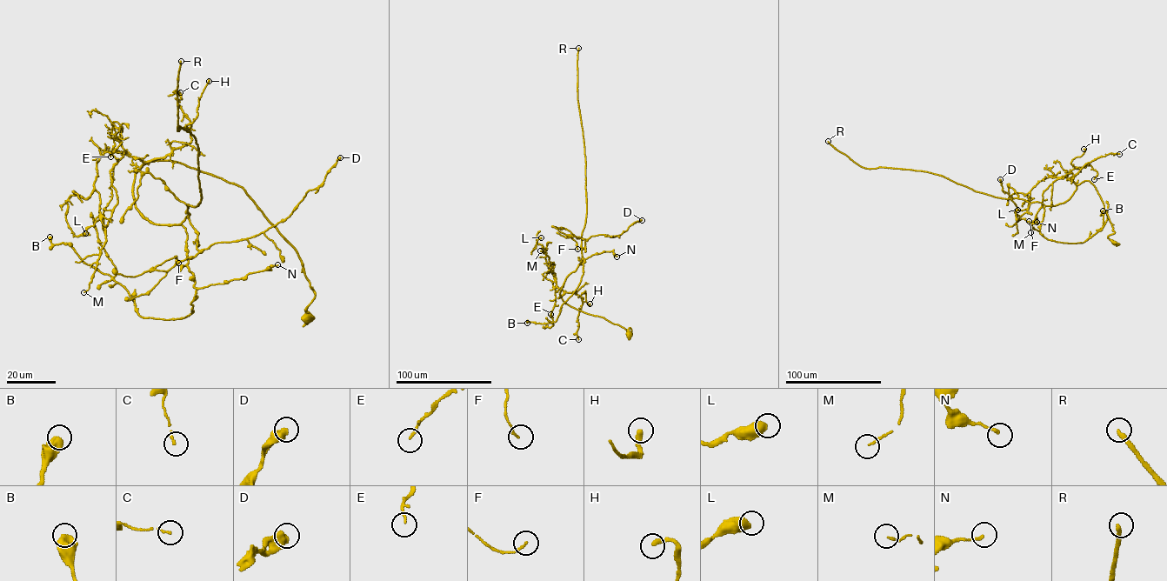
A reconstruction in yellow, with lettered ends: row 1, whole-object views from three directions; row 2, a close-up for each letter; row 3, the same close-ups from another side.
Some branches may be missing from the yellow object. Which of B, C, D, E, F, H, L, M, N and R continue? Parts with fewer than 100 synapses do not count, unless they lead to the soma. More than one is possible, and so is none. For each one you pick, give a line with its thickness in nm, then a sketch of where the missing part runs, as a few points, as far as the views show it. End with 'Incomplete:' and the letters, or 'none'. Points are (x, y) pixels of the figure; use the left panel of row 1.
R: 280 nm
Incomplete: R

